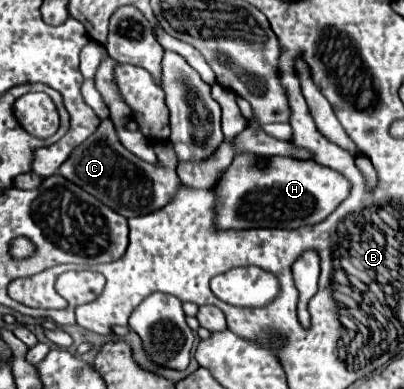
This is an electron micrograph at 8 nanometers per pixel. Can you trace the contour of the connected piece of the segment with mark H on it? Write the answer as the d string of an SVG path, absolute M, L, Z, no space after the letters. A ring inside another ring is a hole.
M237 153L233 163L221 177L217 191L217 209L215 209L215 227L217 229L251 229L251 227L279 227L279 229L297 229L303 225L313 225L323 221L335 211L335 207L349 197L351 183L335 169L319 165L315 161L299 161L291 157L267 157L265 165L259 165L257 159L263 159L255 153Z

